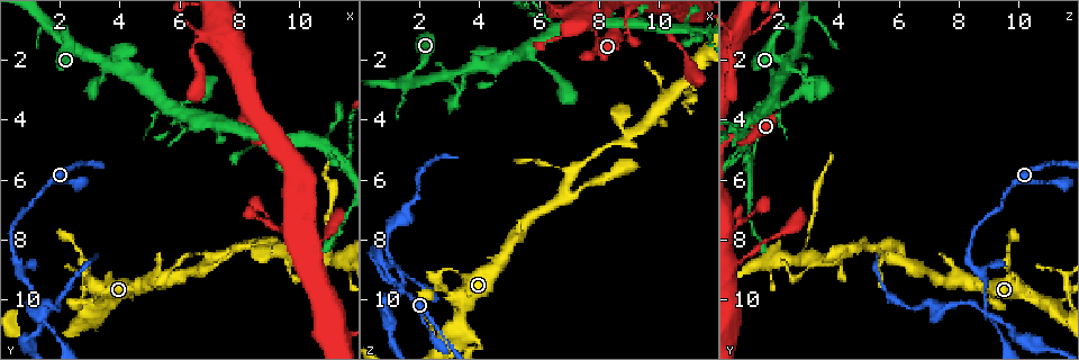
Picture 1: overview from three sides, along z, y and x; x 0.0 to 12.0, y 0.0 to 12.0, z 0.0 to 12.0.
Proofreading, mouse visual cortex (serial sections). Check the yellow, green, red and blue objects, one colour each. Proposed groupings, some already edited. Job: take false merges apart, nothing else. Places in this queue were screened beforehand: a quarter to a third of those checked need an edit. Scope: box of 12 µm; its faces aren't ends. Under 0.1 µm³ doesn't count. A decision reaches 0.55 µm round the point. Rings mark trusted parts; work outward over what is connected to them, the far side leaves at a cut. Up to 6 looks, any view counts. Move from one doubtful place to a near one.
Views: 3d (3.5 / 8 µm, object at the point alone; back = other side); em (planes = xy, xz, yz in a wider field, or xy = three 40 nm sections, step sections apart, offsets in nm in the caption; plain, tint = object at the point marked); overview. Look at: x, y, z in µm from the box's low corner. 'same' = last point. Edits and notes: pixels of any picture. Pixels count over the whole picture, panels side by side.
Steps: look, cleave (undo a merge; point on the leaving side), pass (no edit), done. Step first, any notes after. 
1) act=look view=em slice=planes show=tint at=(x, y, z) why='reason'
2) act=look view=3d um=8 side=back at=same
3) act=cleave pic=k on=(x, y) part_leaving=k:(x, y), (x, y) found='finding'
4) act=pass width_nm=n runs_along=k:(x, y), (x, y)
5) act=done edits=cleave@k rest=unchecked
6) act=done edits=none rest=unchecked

act=look view=3d um=3.5 at=(1.3, 10.3, 8.9) why='two arms at a narrow angle'

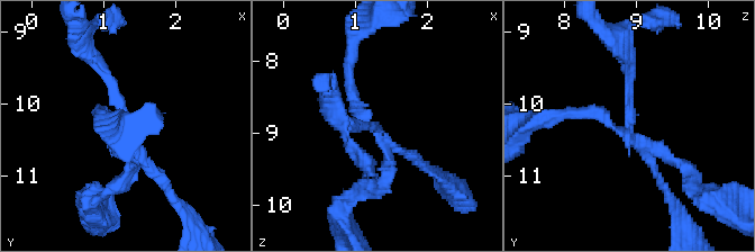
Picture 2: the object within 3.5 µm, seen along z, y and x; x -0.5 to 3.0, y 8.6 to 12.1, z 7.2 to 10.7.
act=cleave pic=2 on=(124, 180) part_leaving=2:(127, 140), (127, 177), (99, 195) found='a second cell is stuck on'

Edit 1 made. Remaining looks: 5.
act=look view=overview why='see it whole again'

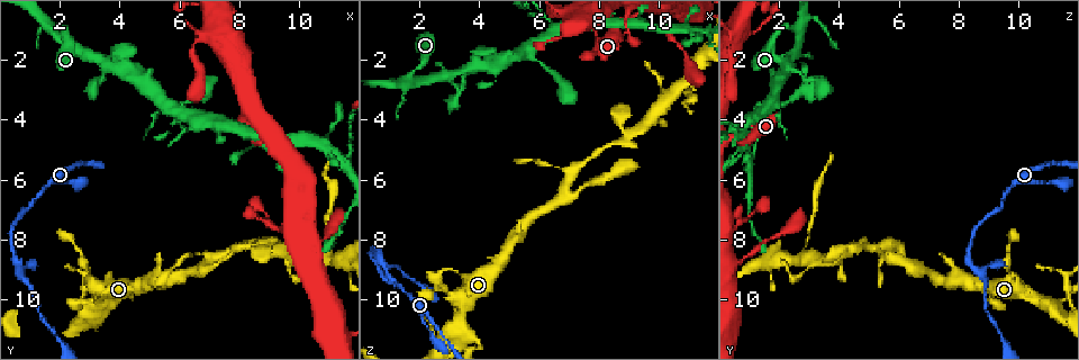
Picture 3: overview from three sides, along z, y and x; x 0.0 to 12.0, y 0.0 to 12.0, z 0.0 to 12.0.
act=look view=3d um=3.5 at=(6.8, 8.9, 6.5) why='arms part here'

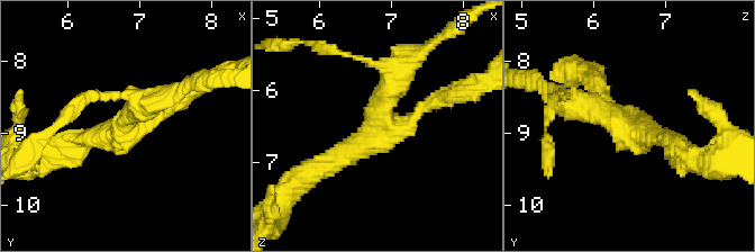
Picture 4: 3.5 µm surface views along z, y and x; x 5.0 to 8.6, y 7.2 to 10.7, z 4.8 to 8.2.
act=look view=em slice=xy step=2 show=tint at=(6.85, 9.00, 6.45) arms=3 arm_widths_nm=200,300,400 why='need the tissue'

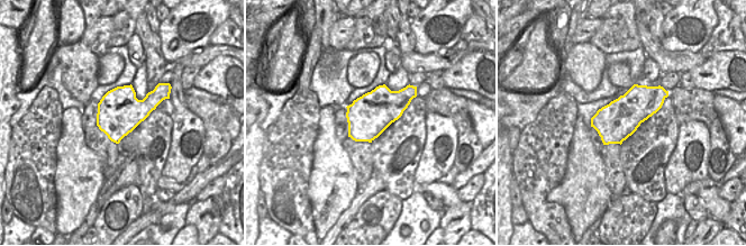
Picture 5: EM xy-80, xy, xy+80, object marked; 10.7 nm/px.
act=pass runs_along=4:(321, 169), (376, 132), (405, 65) found='all the same cell'

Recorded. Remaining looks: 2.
act=done edits=cleave@2 rest=unchecked

